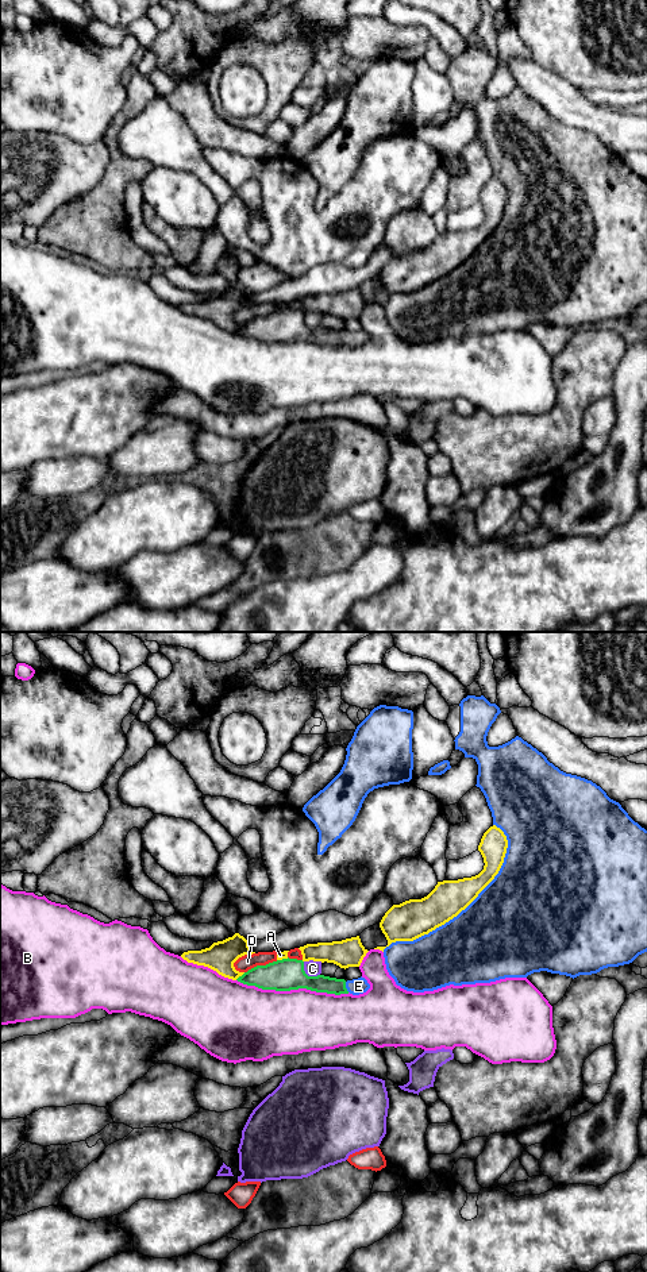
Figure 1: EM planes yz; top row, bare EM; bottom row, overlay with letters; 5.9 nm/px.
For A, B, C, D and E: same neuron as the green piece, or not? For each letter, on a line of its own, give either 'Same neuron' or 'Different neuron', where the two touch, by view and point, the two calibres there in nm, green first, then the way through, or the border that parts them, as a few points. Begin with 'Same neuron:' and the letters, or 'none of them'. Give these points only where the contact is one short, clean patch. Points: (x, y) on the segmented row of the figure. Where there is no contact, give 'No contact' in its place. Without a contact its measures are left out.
Same neuron: E
A: Different neuron. Touches green at yz (239, 976). Thickness 190 nm (green) against 180 nm
B: Different neuron. Touches green at yz (293, 989). Thickness 190 nm (green) against 400 nm
C: Different neuron. Touches green at yz (305, 974). Thickness 190 nm (green) against 100 nm
D: Different neuron. Touches green at yz (261, 966). Thickness 190 nm (green) against 90 nm
E: Same neuron. Touches green at yz (345, 987). Thickness 110 nm (green) against 100 nm. Path across: yz (320, 983), (345, 987), (358, 986)

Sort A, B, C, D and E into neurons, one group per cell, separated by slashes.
A / B / C / D / E

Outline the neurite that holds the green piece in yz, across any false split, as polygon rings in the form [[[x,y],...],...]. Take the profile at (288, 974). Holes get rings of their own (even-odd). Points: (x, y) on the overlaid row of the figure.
[[[282,959],[266,965],[257,965],[236,979],[238,982],[255,986],[262,990],[290,991],[307,988],[327,994],[359,995],[370,988],[365,978],[353,980],[336,979],[324,975],[308,976],[304,961],[297,959]]]

